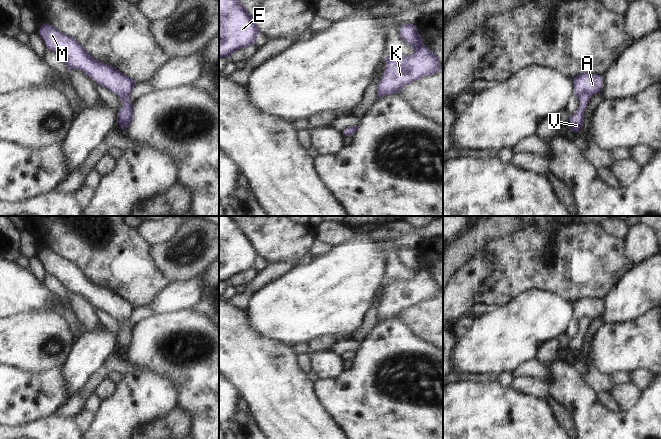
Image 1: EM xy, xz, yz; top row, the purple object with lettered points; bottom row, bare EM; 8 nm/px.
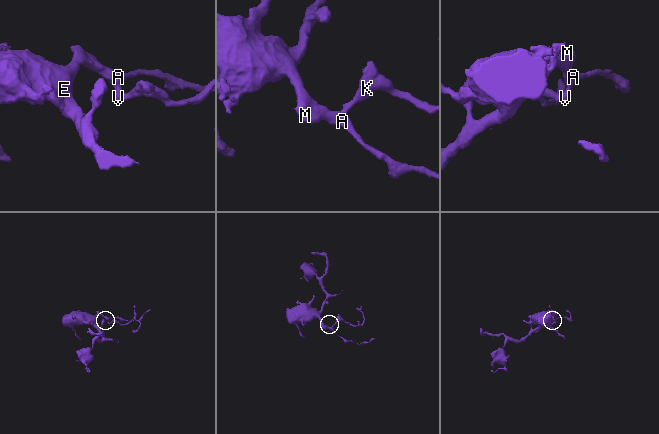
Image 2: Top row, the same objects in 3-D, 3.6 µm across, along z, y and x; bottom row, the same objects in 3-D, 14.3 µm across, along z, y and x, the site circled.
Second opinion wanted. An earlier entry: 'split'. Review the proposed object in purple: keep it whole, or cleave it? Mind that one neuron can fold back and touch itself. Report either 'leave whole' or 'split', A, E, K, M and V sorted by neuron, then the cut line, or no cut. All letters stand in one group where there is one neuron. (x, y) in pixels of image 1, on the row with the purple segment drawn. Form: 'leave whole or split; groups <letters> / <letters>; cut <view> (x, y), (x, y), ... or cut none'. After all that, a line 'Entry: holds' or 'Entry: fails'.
leave whole; groups A E K M V; cut none
Entry: fails

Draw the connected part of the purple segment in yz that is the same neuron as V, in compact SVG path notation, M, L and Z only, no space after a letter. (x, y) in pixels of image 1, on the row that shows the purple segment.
M582 73L574 79L574 94L578 97L580 107L570 116L570 129L579 133L584 123L584 111L593 95L600 92L603 86L603 76Z

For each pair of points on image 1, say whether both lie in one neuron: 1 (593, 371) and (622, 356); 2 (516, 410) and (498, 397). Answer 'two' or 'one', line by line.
1: two
2: one

